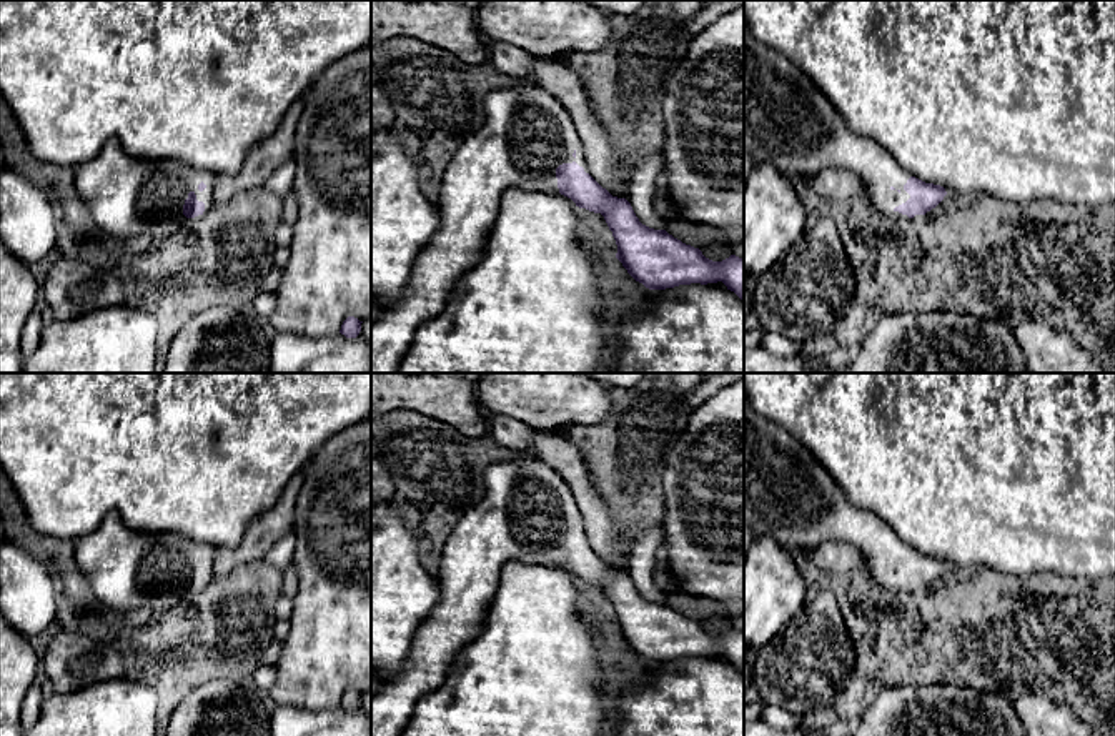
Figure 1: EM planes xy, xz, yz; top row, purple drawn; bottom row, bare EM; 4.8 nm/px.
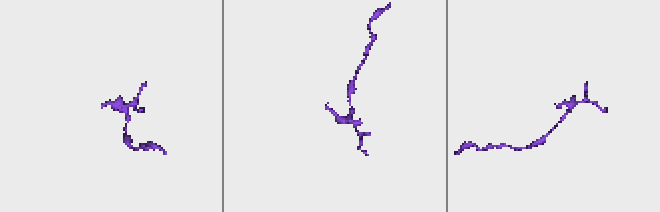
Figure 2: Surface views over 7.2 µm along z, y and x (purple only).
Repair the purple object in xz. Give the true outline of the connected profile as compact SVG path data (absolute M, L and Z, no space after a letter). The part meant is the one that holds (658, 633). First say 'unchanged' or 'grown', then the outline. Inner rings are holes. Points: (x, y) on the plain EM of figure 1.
grown; M533 450L513 451L509 461L493 463L486 470L484 496L451 530L441 533L438 550L441 598L418 629L403 669L371 698L371 736L401 736L419 698L443 684L456 653L483 629L503 566L511 561L561 566L576 579L601 586L616 613L616 631L649 663L722 654L744 673L744 633L731 628L712 634L666 603L642 598L626 571L612 569L589 548L584 518L569 485Z

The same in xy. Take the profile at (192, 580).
grown; M108 513L100 526L75 540L68 564L78 569L92 588L100 611L158 609L196 596L213 578L216 548L176 533L141 533L130 530L121 516Z

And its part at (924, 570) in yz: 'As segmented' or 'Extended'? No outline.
Extended

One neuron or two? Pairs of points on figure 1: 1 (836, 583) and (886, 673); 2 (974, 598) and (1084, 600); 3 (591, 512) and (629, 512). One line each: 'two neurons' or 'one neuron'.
1: one neuron
2: one neuron
3: two neurons

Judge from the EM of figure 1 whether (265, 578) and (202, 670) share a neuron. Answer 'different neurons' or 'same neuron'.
same neuron

